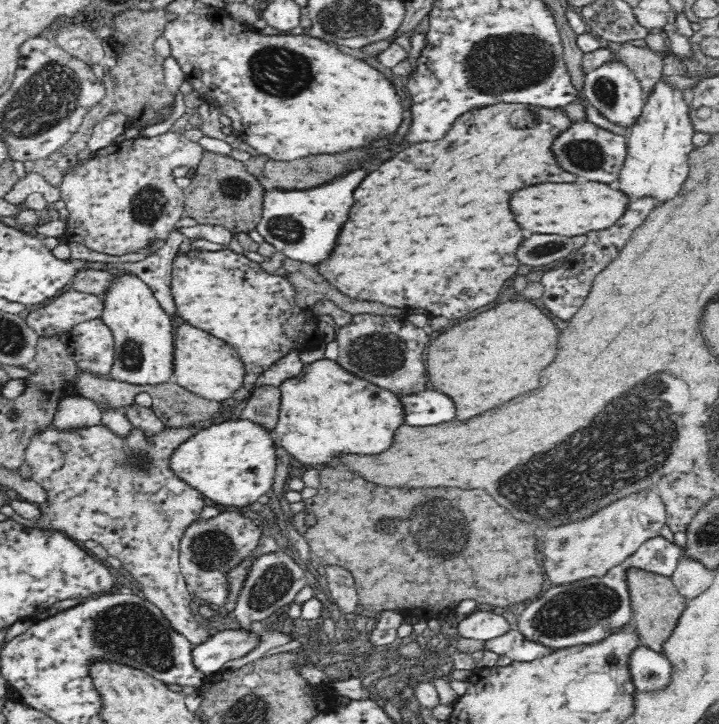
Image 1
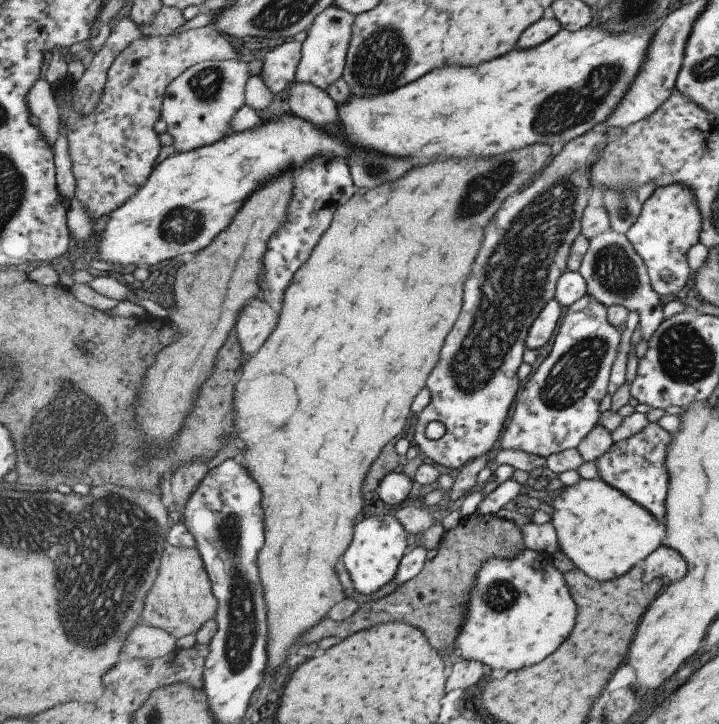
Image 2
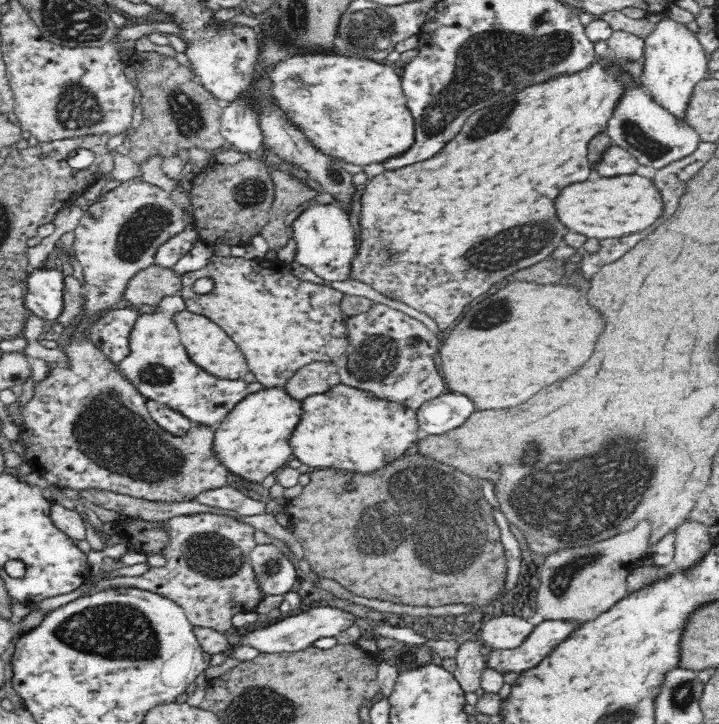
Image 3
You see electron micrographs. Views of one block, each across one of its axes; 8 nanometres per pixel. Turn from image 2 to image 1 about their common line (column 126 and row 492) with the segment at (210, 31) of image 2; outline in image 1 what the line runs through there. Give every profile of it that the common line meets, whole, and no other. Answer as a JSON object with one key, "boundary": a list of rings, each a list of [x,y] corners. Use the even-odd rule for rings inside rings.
{"boundary":[[[102,421],[95,425],[58,429],[50,424],[35,431],[26,447],[24,462],[31,468],[31,478],[48,490],[47,517],[49,530],[62,531],[80,544],[87,540],[98,541],[109,556],[122,562],[122,566],[142,585],[142,596],[161,608],[172,627],[194,646],[206,642],[208,632],[200,628],[192,614],[192,596],[179,567],[179,542],[184,531],[200,519],[206,496],[196,487],[182,480],[170,467],[172,454],[188,442],[202,426],[162,428],[158,434],[146,436],[144,430],[130,427],[127,435],[118,435]]]}

